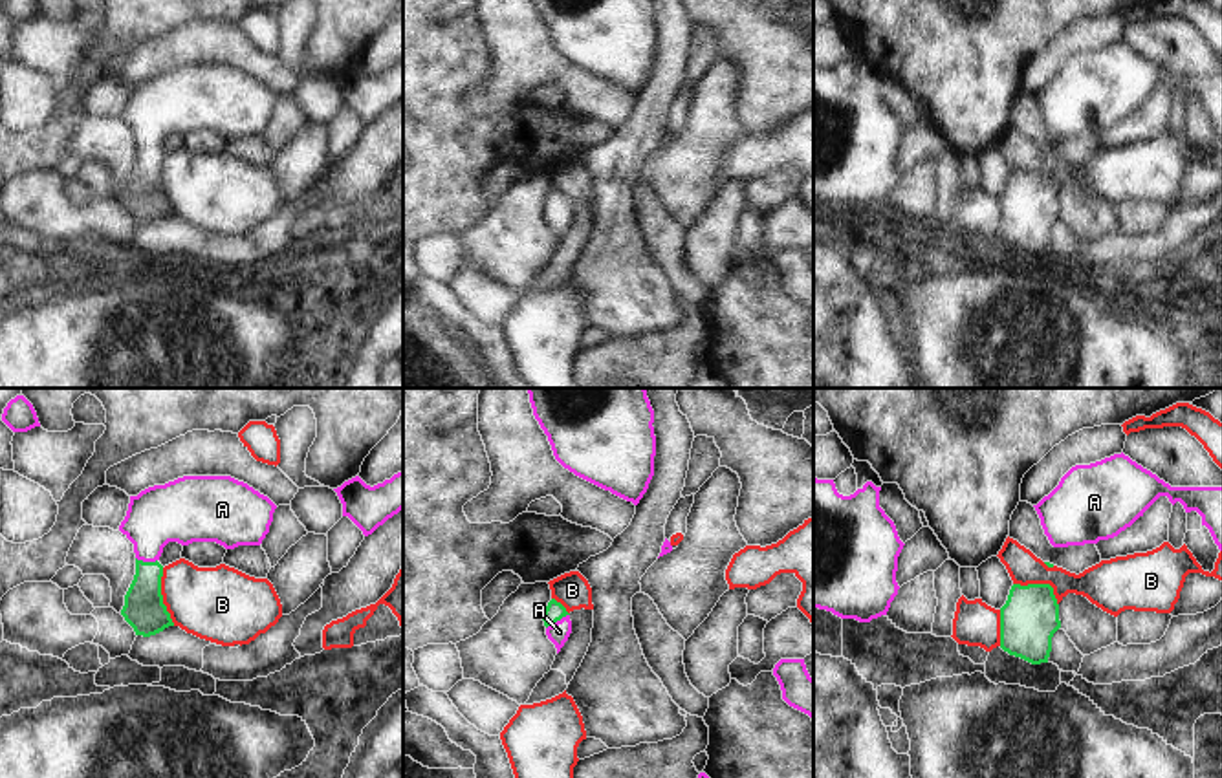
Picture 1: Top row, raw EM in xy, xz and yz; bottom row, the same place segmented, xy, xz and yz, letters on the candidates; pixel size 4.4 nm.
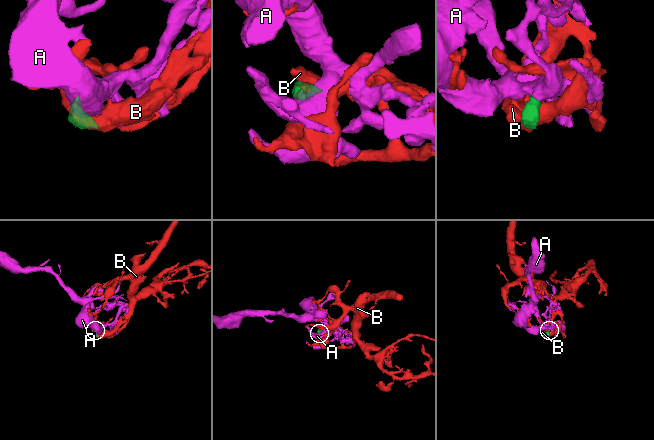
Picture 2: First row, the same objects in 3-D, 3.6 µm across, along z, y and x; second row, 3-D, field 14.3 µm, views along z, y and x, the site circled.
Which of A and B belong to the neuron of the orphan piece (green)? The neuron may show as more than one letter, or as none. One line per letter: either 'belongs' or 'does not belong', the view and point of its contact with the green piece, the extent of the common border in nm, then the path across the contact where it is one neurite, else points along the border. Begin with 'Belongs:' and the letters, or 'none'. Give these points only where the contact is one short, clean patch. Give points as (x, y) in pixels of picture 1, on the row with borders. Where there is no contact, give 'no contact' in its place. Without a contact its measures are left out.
Belongs: A
A: belongs; contact xz (557, 619); length 120 nm; way xz (554, 612), (557, 619), (559, 632)
B: does not belong; contact xy (162, 597); length 260 nm

